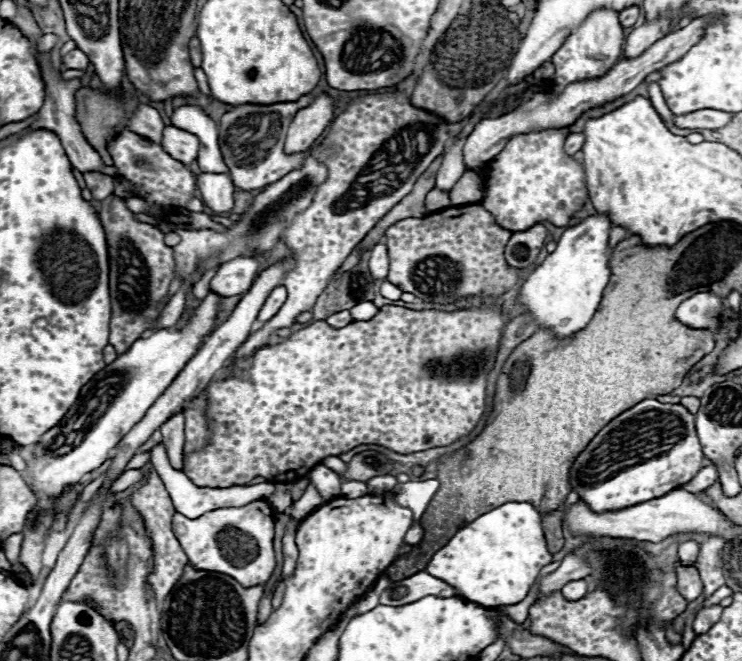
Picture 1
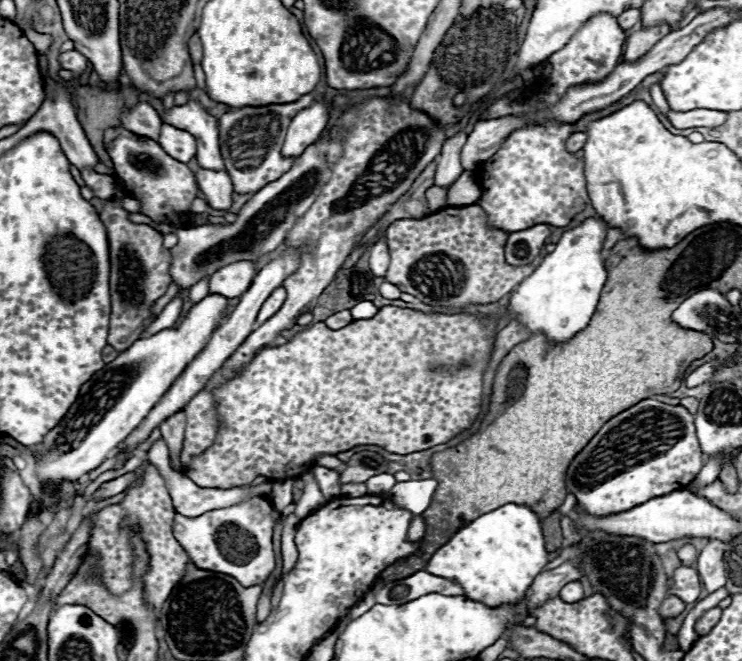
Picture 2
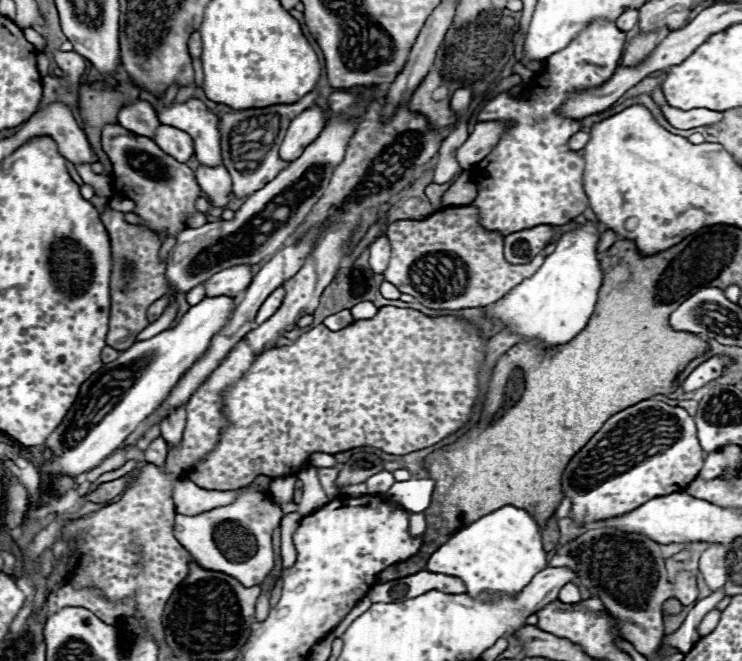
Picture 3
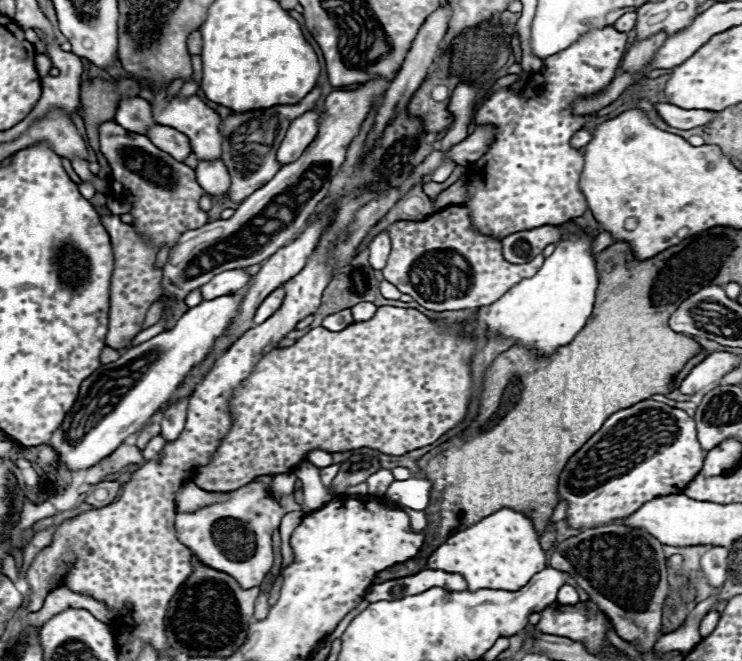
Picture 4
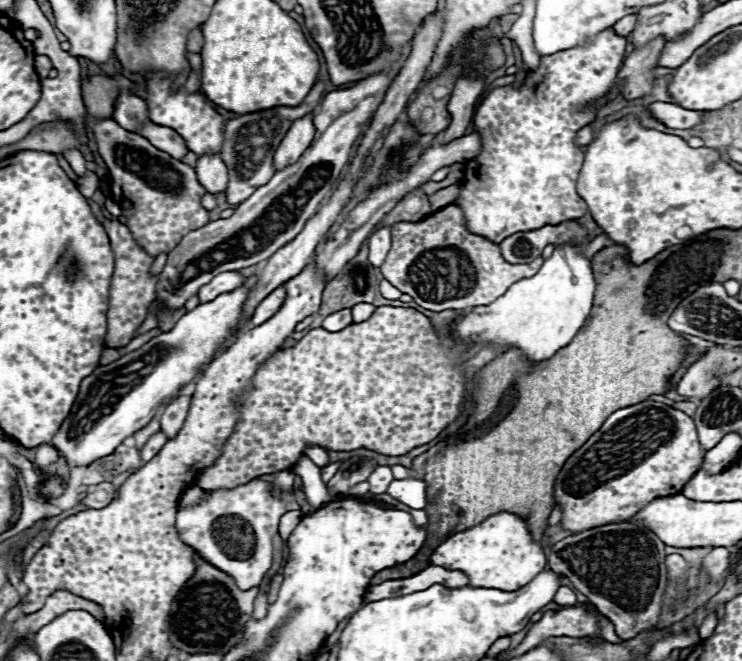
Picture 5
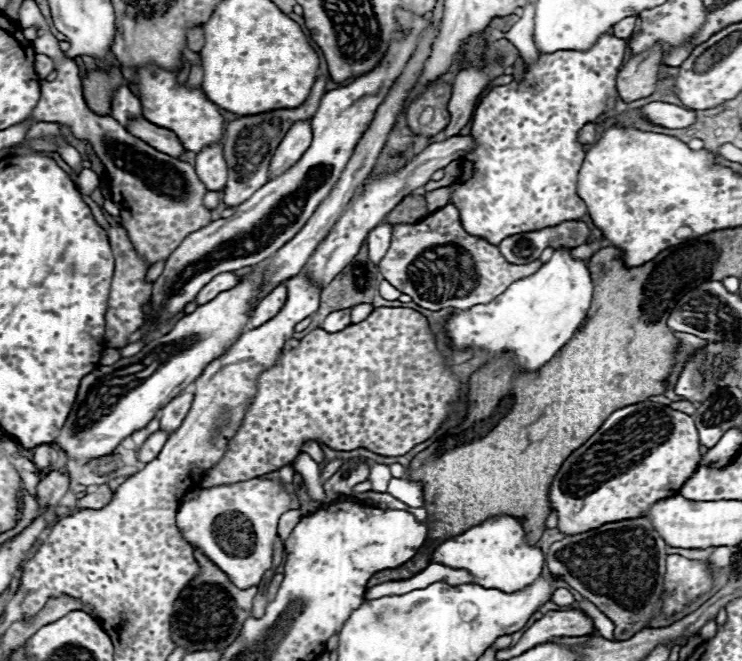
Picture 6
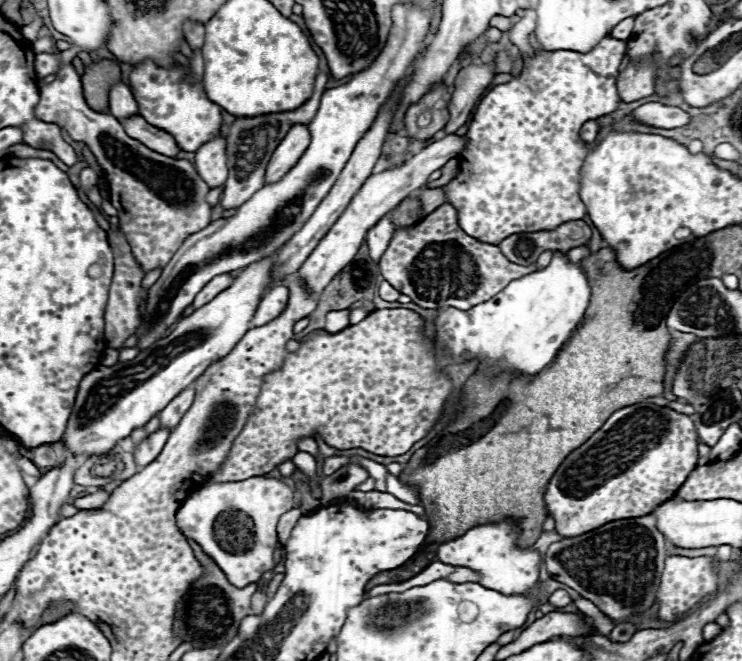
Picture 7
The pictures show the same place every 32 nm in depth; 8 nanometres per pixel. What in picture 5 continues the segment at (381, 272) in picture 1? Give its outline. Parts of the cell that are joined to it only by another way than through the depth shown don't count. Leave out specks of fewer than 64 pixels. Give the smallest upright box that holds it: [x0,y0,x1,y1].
[368,226,390,268]

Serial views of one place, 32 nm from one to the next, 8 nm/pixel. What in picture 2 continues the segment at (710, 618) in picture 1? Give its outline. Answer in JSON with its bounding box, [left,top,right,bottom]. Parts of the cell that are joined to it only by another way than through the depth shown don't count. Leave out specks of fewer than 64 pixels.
[696,608,722,634]

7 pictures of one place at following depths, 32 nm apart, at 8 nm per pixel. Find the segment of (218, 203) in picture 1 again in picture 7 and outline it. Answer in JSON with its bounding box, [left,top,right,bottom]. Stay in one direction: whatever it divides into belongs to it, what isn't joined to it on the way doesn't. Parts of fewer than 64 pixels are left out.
[196,134,228,188]

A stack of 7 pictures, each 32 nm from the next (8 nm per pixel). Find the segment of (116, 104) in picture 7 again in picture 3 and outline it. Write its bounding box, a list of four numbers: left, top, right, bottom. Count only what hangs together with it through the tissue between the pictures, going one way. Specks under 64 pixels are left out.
[118,100,160,136]

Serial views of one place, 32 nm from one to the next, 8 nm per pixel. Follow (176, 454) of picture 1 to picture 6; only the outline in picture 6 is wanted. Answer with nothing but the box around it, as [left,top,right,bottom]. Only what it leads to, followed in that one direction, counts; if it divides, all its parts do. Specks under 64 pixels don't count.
[160,388,192,434]

